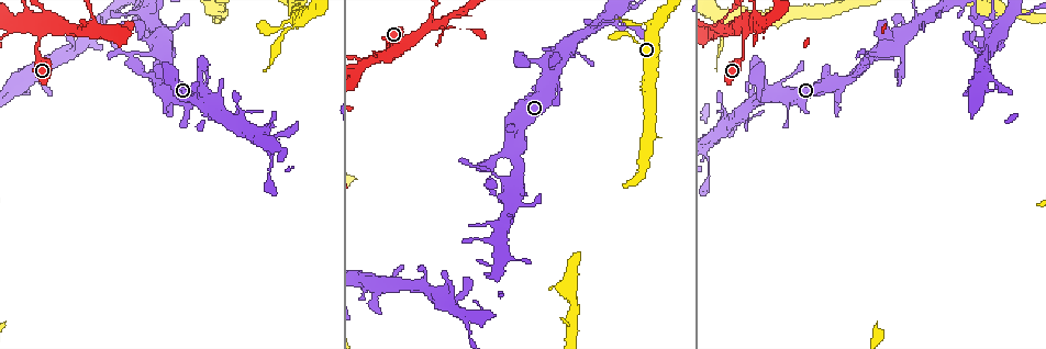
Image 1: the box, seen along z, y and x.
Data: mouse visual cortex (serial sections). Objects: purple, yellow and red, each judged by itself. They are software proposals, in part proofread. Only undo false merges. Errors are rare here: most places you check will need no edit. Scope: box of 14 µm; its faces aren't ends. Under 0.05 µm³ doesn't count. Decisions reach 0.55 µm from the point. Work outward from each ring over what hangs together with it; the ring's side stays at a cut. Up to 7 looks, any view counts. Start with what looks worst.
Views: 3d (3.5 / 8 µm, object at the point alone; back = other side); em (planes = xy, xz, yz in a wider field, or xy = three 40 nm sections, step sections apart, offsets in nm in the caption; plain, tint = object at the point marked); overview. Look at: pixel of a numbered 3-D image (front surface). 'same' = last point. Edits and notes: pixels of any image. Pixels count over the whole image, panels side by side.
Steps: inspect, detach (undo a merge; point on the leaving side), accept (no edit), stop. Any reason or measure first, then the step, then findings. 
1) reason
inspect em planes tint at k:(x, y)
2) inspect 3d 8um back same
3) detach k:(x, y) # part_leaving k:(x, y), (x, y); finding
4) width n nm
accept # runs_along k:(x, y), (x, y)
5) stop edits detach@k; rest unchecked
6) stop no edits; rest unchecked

four arms meet
inspect 3d 3.5um at 1:(40, 30)

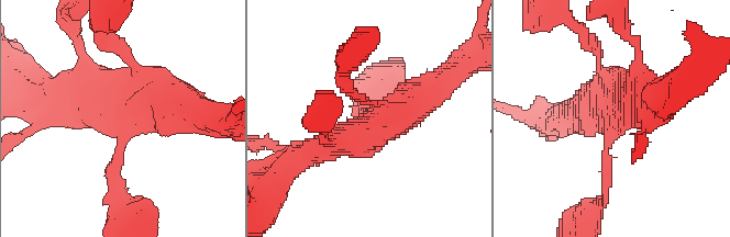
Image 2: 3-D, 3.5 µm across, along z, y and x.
arms 4; arm_widths 150, 250, 500, 500 nm
inspect em xy step 3 plain at 2:(615, 117)

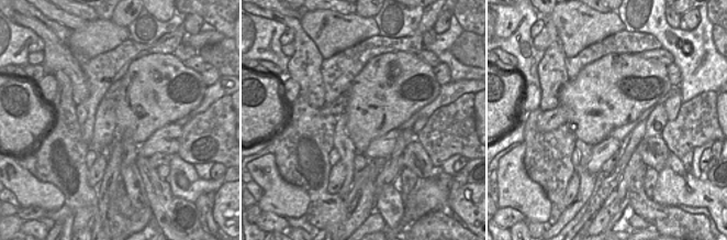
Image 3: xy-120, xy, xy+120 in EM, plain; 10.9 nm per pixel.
inspect em xy step 3 tint same

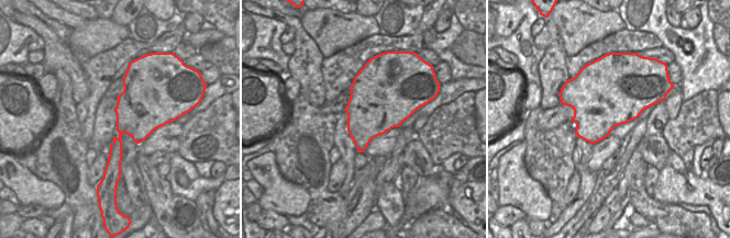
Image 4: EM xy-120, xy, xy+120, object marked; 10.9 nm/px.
accept # runs_along 2:(112, 189), (125, 117), (142, 101), (186, 108); continuous, no second cell

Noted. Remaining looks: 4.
thick turns thin
inspect 3d 3.5um at 1:(645, 22)

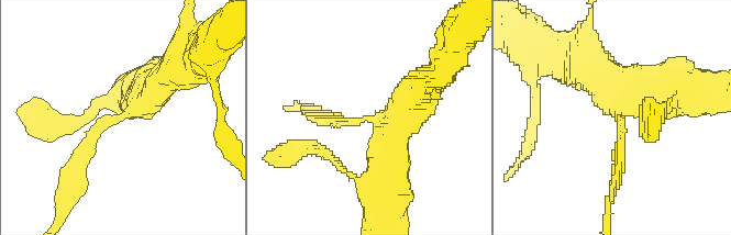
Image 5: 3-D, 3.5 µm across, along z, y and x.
inspect em xy step 5 tint at 5:(371, 117)

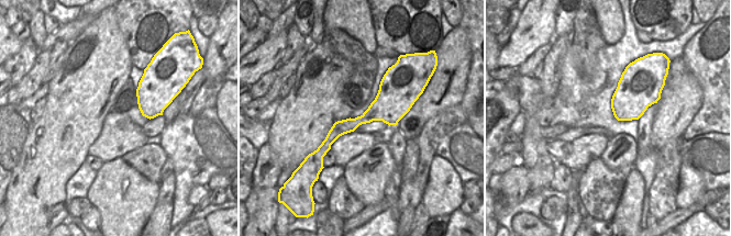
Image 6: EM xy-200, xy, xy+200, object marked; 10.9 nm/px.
inspect em xy step 3 tint same

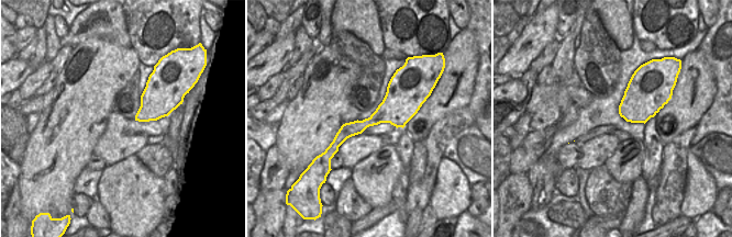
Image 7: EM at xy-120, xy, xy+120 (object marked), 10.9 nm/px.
detach 5:(92, 141) # border 7:(366, 119), (370, 125); a second cell is stuck on

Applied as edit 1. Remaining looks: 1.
stop edits detach@5; rest unchecked

